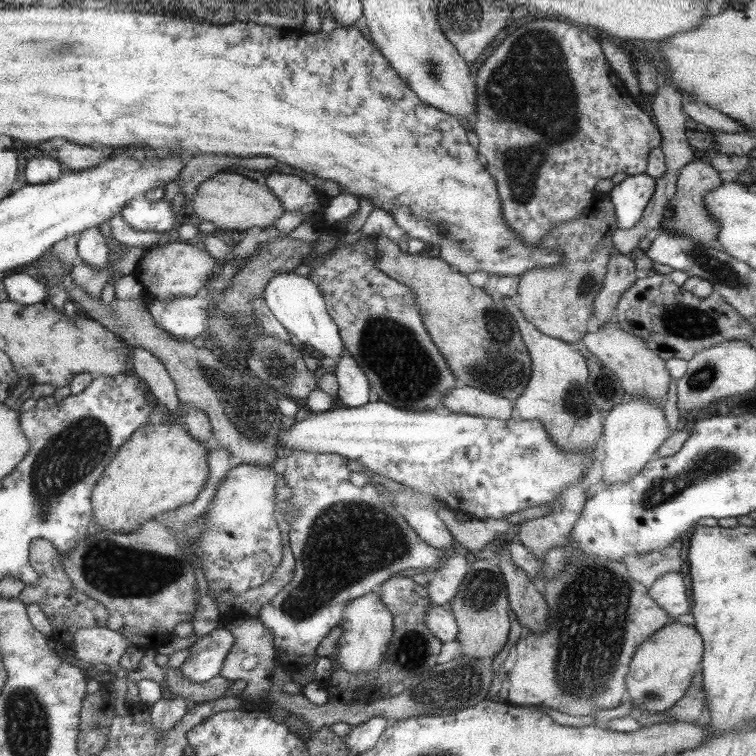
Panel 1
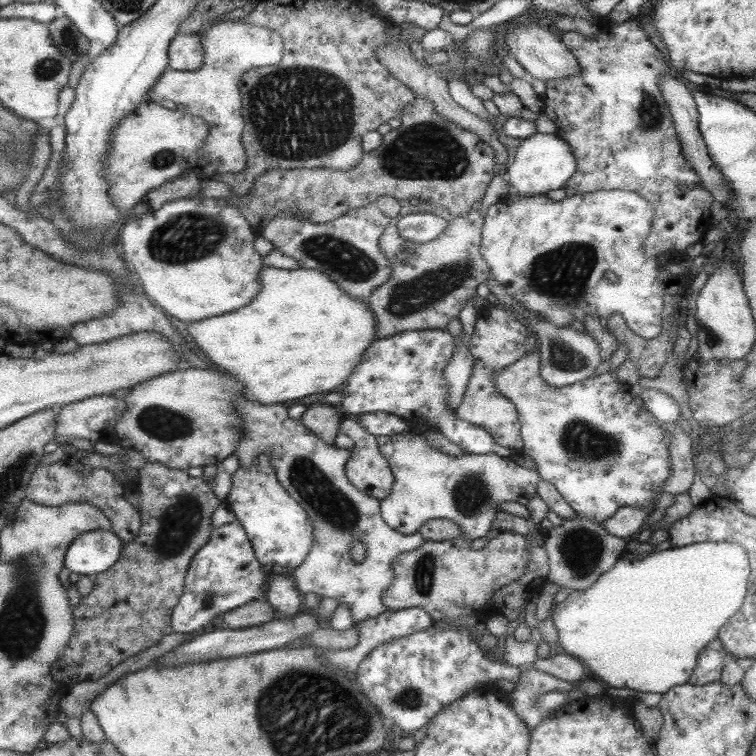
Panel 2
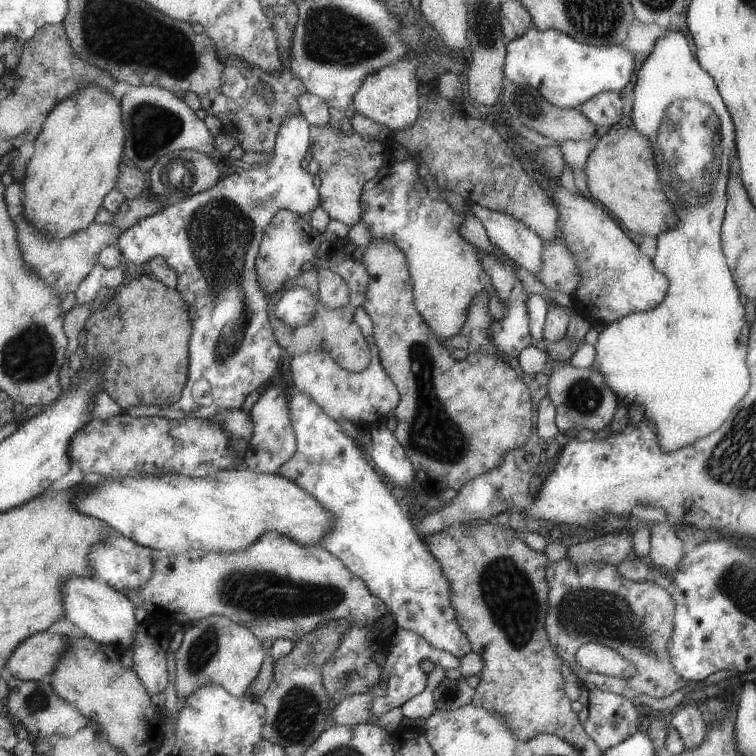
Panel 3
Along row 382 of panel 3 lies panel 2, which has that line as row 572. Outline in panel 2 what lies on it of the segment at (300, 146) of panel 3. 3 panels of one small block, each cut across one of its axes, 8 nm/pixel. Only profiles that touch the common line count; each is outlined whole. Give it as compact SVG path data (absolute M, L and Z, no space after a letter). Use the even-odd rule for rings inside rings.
M237 520L214 528L210 532L208 541L191 557L190 566L186 571L185 590L170 614L172 631L174 633L193 632L193 630L205 626L217 614L223 614L227 610L233 611L233 608L241 607L245 603L253 603L257 597L261 600L265 576L261 572L260 563L254 556L254 549L246 536L245 529Z

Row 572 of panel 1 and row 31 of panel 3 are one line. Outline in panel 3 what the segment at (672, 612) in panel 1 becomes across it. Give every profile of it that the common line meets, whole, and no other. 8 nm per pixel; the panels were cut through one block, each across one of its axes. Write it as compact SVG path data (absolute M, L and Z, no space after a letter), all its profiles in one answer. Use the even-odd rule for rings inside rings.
M669 30L665 36L661 36L657 40L653 52L647 56L647 60L637 70L632 91L633 109L630 117L633 120L633 126L651 144L651 150L654 152L655 168L658 169L659 184L662 184L663 192L666 193L667 200L673 206L674 215L677 218L677 224L673 228L669 228L662 235L655 236L655 256L652 259L654 268L669 280L669 288L667 288L667 294L662 303L657 304L657 307L653 308L653 310L633 312L633 314L627 314L627 316L623 316L619 320L607 323L599 333L597 340L595 340L595 360L593 360L590 370L595 370L603 378L607 388L615 394L618 404L623 407L625 407L625 404L643 406L643 416L651 422L653 430L657 432L655 436L657 436L659 446L663 448L663 452L674 452L717 430L725 422L725 418L729 416L731 408L745 396L747 386L749 386L749 376L747 376L747 366L745 366L745 352L747 352L745 350L745 344L747 344L745 309L739 302L739 292L737 292L738 288L735 288L733 270L727 265L726 256L723 256L721 242L721 227L726 212L727 180L729 180L729 174L731 174L729 171L729 154L731 154L731 148L735 146L735 142L733 142L733 122L731 122L731 118L727 114L727 108L723 106L723 102L719 98L719 92L717 92L711 76L701 69L695 56L691 54L689 42L685 40L685 36L681 32Z

